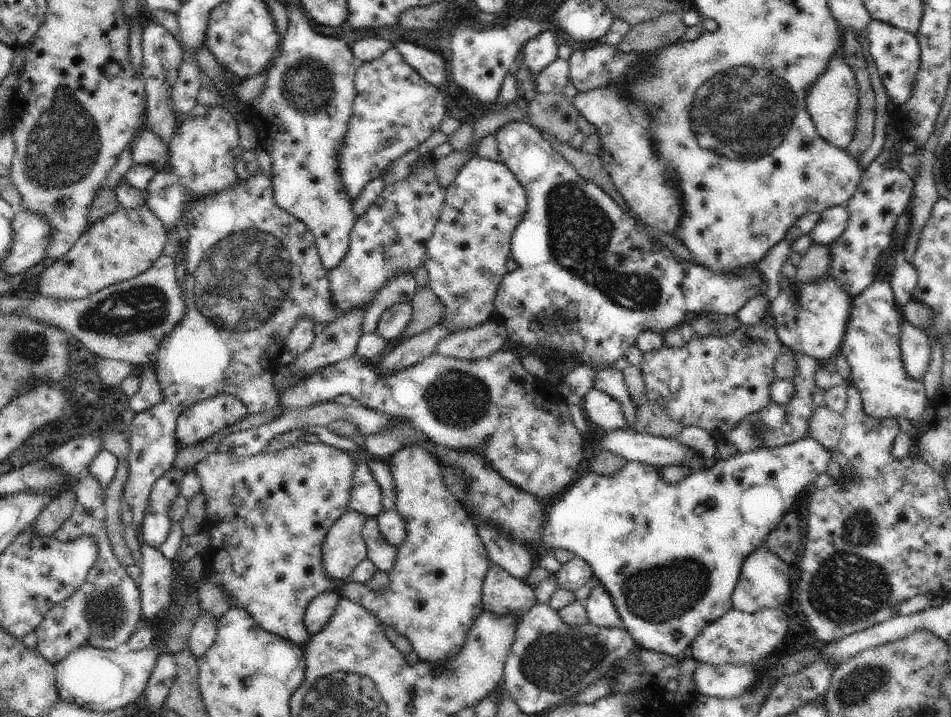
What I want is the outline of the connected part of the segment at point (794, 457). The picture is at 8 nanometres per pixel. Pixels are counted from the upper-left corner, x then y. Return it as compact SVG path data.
M806 436L797 442L779 448L760 448L754 452L738 454L738 456L727 460L720 459L710 468L705 467L704 460L701 455L696 454L690 462L686 462L685 465L690 468L690 474L686 474L686 477L682 478L682 482L678 482L678 484L669 484L666 480L662 480L660 466L648 466L648 464L635 461L628 461L624 469L620 470L616 476L601 476L593 471L582 474L562 495L547 503L544 524L542 524L542 530L538 532L538 544L536 544L541 554L562 548L572 552L575 557L586 560L594 575L600 580L601 585L608 590L608 594L610 594L618 614L620 614L623 629L630 632L636 645L642 649L654 650L674 657L689 648L700 632L724 616L726 612L732 610L731 597L738 583L746 556L765 543L768 534L778 527L782 518L791 510L798 494L806 486L810 486L812 482L815 483L820 474L827 472L828 464L833 459L828 449L814 438Z

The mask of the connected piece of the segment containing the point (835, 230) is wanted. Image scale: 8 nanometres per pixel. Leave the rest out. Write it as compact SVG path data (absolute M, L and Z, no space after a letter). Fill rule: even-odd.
M839 205L831 207L821 214L818 224L812 228L809 235L812 238L812 244L827 246L844 234L848 220L850 220L850 212L848 212L847 205Z

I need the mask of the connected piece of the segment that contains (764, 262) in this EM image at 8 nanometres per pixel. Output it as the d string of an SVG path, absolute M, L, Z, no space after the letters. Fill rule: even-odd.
M784 239L782 242L778 242L778 244L776 244L774 248L770 248L770 252L758 262L757 268L764 277L765 283L768 284L768 288L764 293L769 305L772 303L772 300L778 296L778 292L780 292L780 270L784 262L789 260L790 254L792 254L791 247L793 244L794 240Z

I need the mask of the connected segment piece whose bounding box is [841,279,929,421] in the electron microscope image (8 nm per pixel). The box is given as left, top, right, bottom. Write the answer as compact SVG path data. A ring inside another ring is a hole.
M876 280L870 284L859 296L851 302L852 312L850 312L849 322L845 333L845 338L841 347L841 353L848 359L850 372L852 373L850 382L859 392L862 398L864 412L876 420L906 418L909 421L920 421L924 415L928 398L924 389L923 380L914 380L908 376L906 366L902 357L900 345L900 322L904 320L902 307L896 302L891 282L886 280Z

